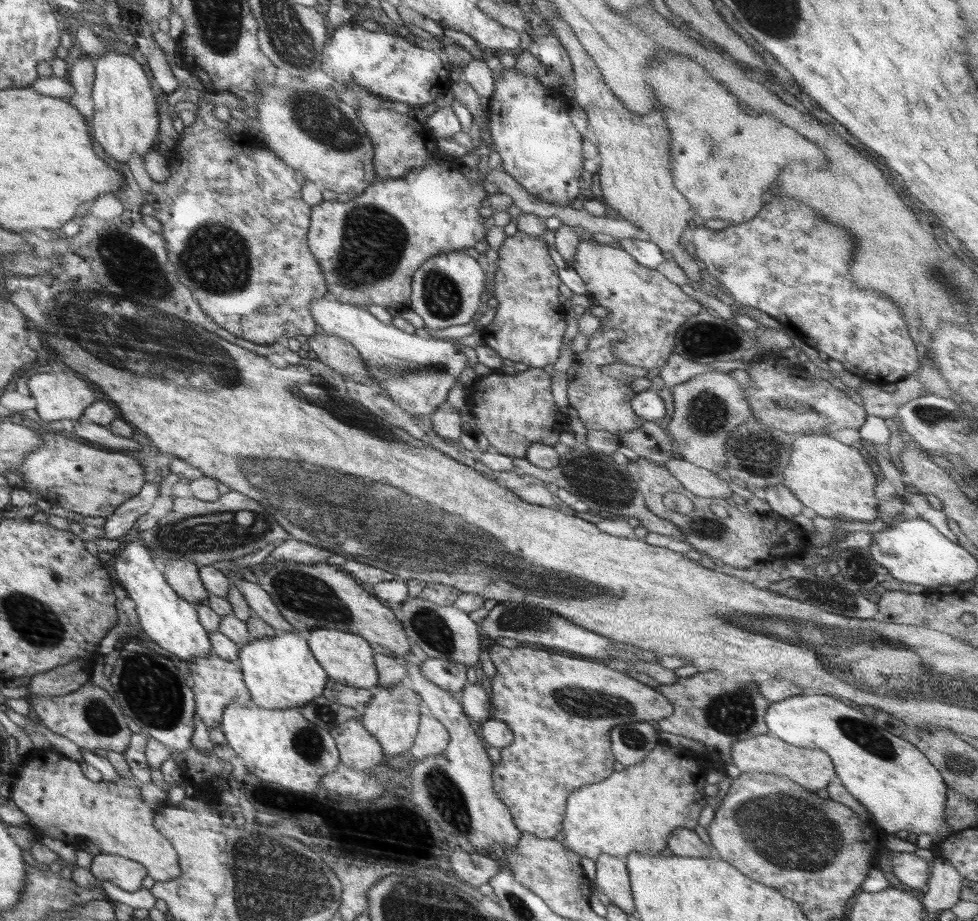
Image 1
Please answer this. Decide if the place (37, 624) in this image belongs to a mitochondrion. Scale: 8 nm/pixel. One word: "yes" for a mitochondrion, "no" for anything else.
yes

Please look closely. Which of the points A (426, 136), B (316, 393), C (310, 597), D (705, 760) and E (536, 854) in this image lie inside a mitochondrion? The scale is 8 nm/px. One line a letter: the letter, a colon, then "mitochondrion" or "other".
A: other
B: mitochondrion
C: mitochondrion
D: other
E: other

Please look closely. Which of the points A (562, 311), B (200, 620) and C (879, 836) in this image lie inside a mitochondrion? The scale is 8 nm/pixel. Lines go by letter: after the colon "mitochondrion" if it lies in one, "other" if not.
A: other
B: other
C: other

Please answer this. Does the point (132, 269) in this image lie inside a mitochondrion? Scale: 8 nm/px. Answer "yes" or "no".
yes

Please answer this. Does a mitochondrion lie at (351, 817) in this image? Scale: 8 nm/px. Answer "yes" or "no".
no

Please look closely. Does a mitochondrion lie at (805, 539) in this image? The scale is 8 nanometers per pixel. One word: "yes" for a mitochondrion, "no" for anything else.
no

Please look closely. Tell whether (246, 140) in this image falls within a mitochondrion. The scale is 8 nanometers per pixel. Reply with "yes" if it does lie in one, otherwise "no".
no

